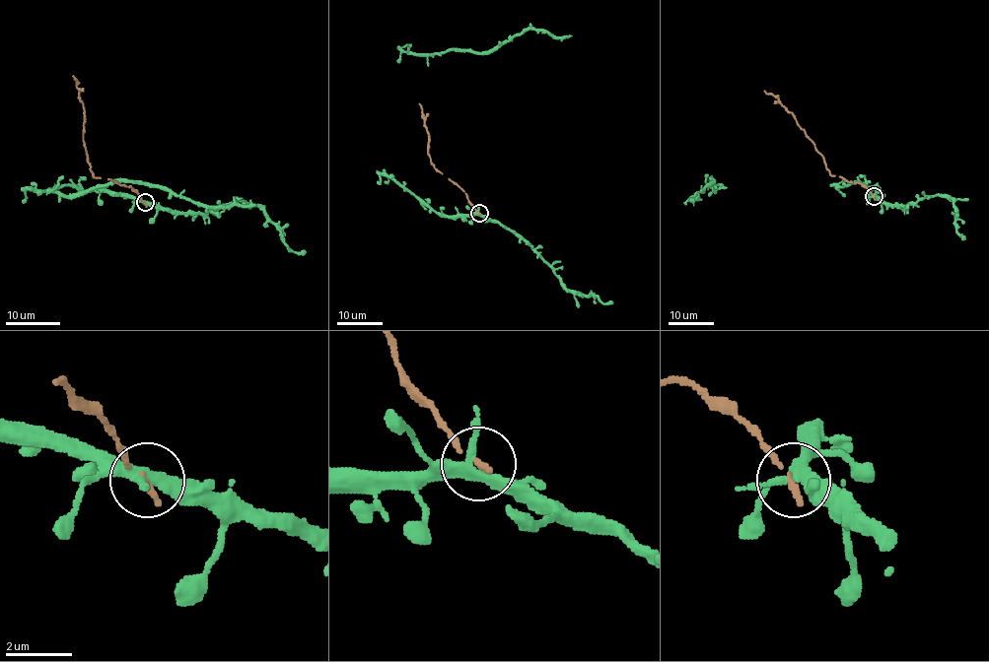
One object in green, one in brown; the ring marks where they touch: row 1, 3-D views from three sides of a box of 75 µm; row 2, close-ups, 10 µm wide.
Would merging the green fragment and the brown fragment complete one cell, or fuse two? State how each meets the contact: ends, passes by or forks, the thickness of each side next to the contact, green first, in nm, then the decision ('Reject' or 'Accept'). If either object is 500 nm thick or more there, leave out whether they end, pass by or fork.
At the ring green forks. At the ring brown ends. Thickness 320 nm (green) against 190 nm. Reject

